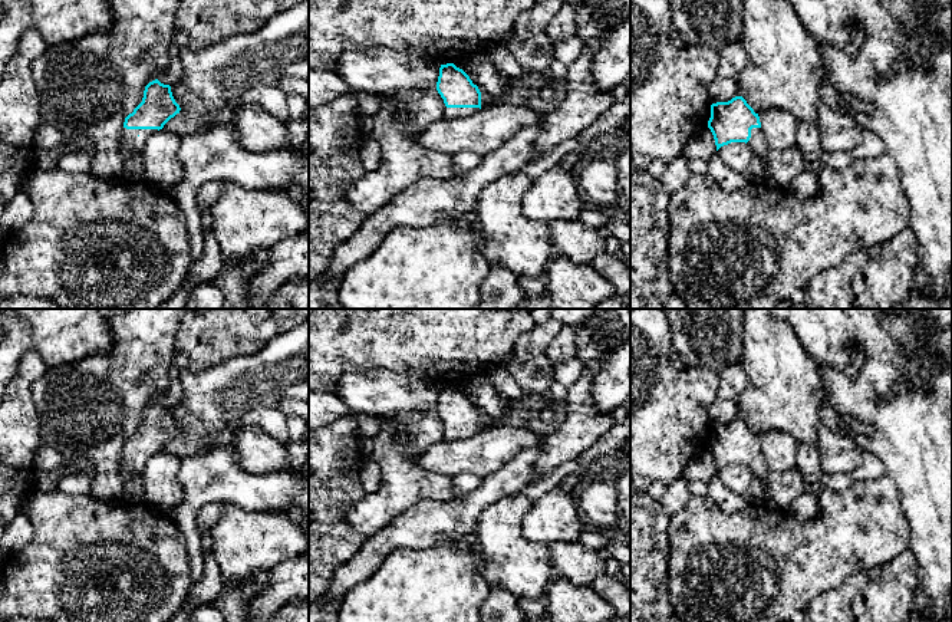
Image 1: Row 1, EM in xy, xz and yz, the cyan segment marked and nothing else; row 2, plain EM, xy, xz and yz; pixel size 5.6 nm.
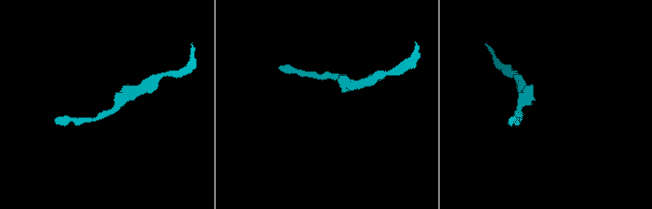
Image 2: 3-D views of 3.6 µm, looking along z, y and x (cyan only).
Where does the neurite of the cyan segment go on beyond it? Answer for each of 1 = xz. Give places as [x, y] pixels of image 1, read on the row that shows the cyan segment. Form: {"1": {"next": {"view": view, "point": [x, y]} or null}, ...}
{"1": {"next": {"view": "xz", "point": [448, 112]}}}

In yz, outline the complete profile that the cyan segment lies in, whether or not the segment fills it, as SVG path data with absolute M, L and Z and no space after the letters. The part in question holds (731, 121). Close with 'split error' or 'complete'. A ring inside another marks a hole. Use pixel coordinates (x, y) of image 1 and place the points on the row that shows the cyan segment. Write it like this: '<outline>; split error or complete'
M742 96L712 103L708 128L714 135L717 151L731 142L745 142L755 157L765 161L770 177L781 188L787 190L806 170L803 154L795 145L783 151L770 148L762 134L758 113Z; split error

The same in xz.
M454 63L441 65L437 90L444 99L442 119L459 119L481 109L481 92Z; split error

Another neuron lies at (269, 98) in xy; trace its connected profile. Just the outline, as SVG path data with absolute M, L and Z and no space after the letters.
M257 85L247 90L235 105L218 108L205 118L214 125L230 125L243 106L256 106L286 124L289 121L287 95L276 85Z

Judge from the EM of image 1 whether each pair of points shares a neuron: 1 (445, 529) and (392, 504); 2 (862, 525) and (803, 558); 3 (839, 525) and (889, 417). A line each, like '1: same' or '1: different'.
1: different
2: same
3: different

